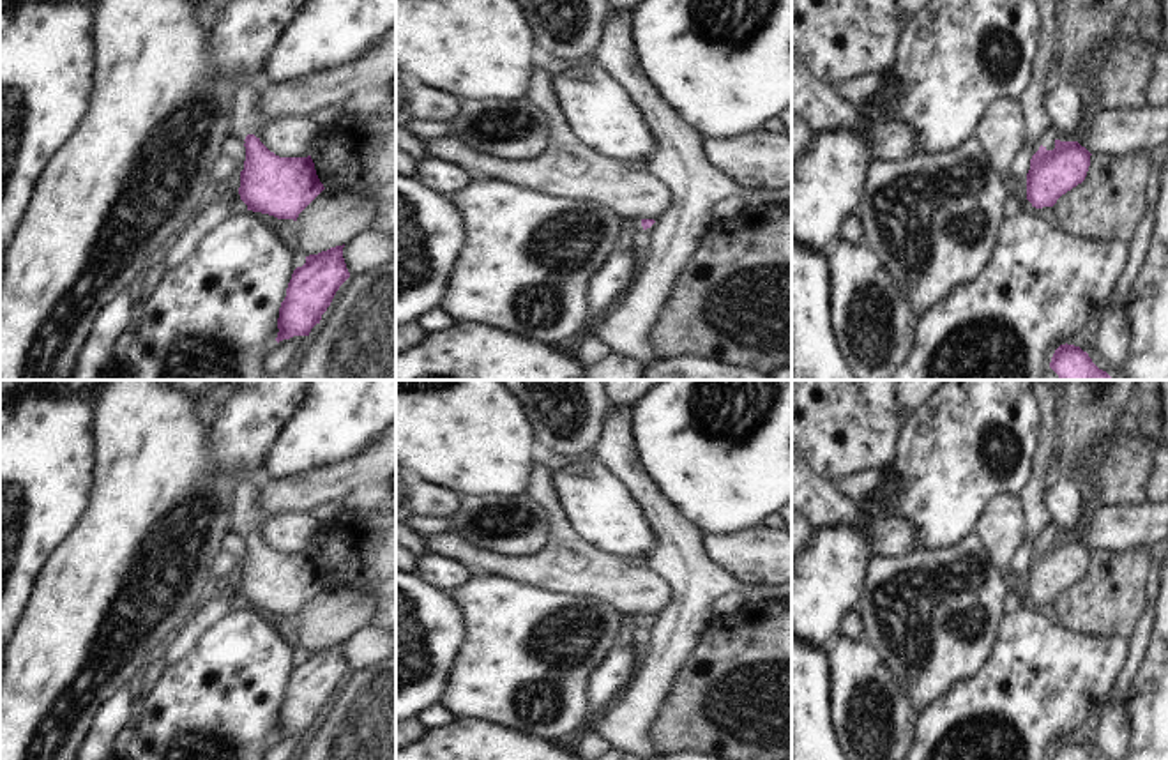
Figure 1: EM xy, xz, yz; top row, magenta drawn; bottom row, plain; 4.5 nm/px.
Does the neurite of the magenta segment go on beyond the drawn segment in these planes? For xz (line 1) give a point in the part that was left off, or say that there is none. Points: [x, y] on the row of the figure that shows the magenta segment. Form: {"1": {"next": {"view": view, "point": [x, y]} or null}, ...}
{"1": {"next": {"view": "xz", "point": [637, 225]}}}

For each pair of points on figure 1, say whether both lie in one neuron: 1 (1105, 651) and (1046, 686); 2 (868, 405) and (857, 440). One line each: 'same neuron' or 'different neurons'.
1: same neuron
2: same neuron

